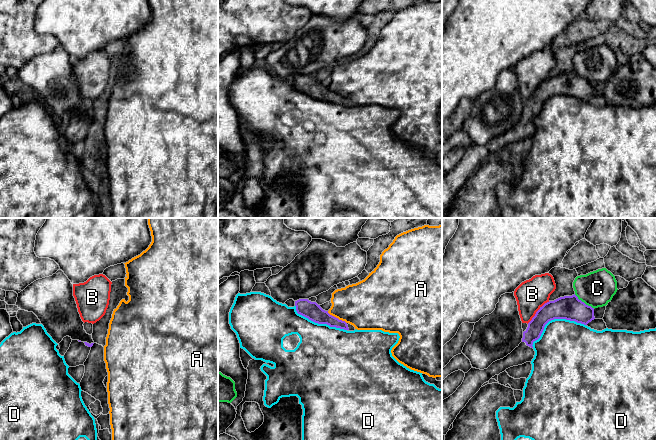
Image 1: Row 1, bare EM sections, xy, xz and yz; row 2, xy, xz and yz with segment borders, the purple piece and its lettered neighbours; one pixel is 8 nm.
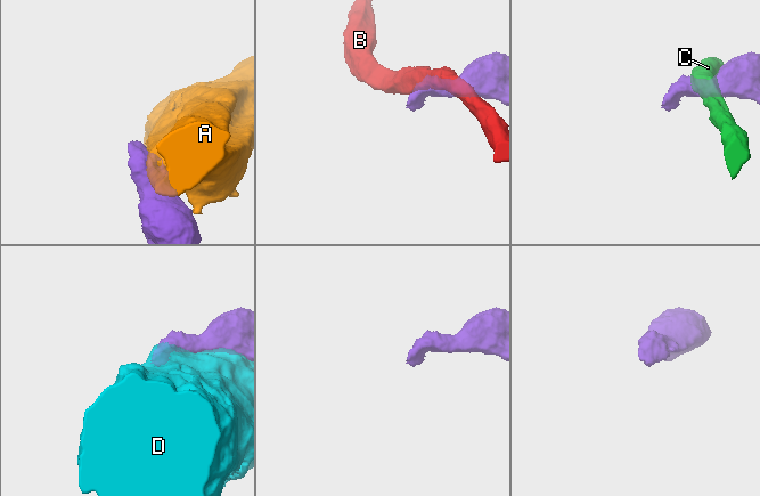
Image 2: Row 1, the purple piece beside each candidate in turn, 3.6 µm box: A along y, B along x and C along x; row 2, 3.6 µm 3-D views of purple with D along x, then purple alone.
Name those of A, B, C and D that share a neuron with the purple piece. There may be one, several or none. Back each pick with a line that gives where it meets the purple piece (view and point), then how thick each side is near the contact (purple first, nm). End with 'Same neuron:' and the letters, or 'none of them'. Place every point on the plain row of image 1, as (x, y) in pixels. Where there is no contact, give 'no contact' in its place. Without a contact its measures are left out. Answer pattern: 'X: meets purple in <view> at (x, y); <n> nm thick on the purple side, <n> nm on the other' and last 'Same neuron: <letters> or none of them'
Same neuron: none of them

